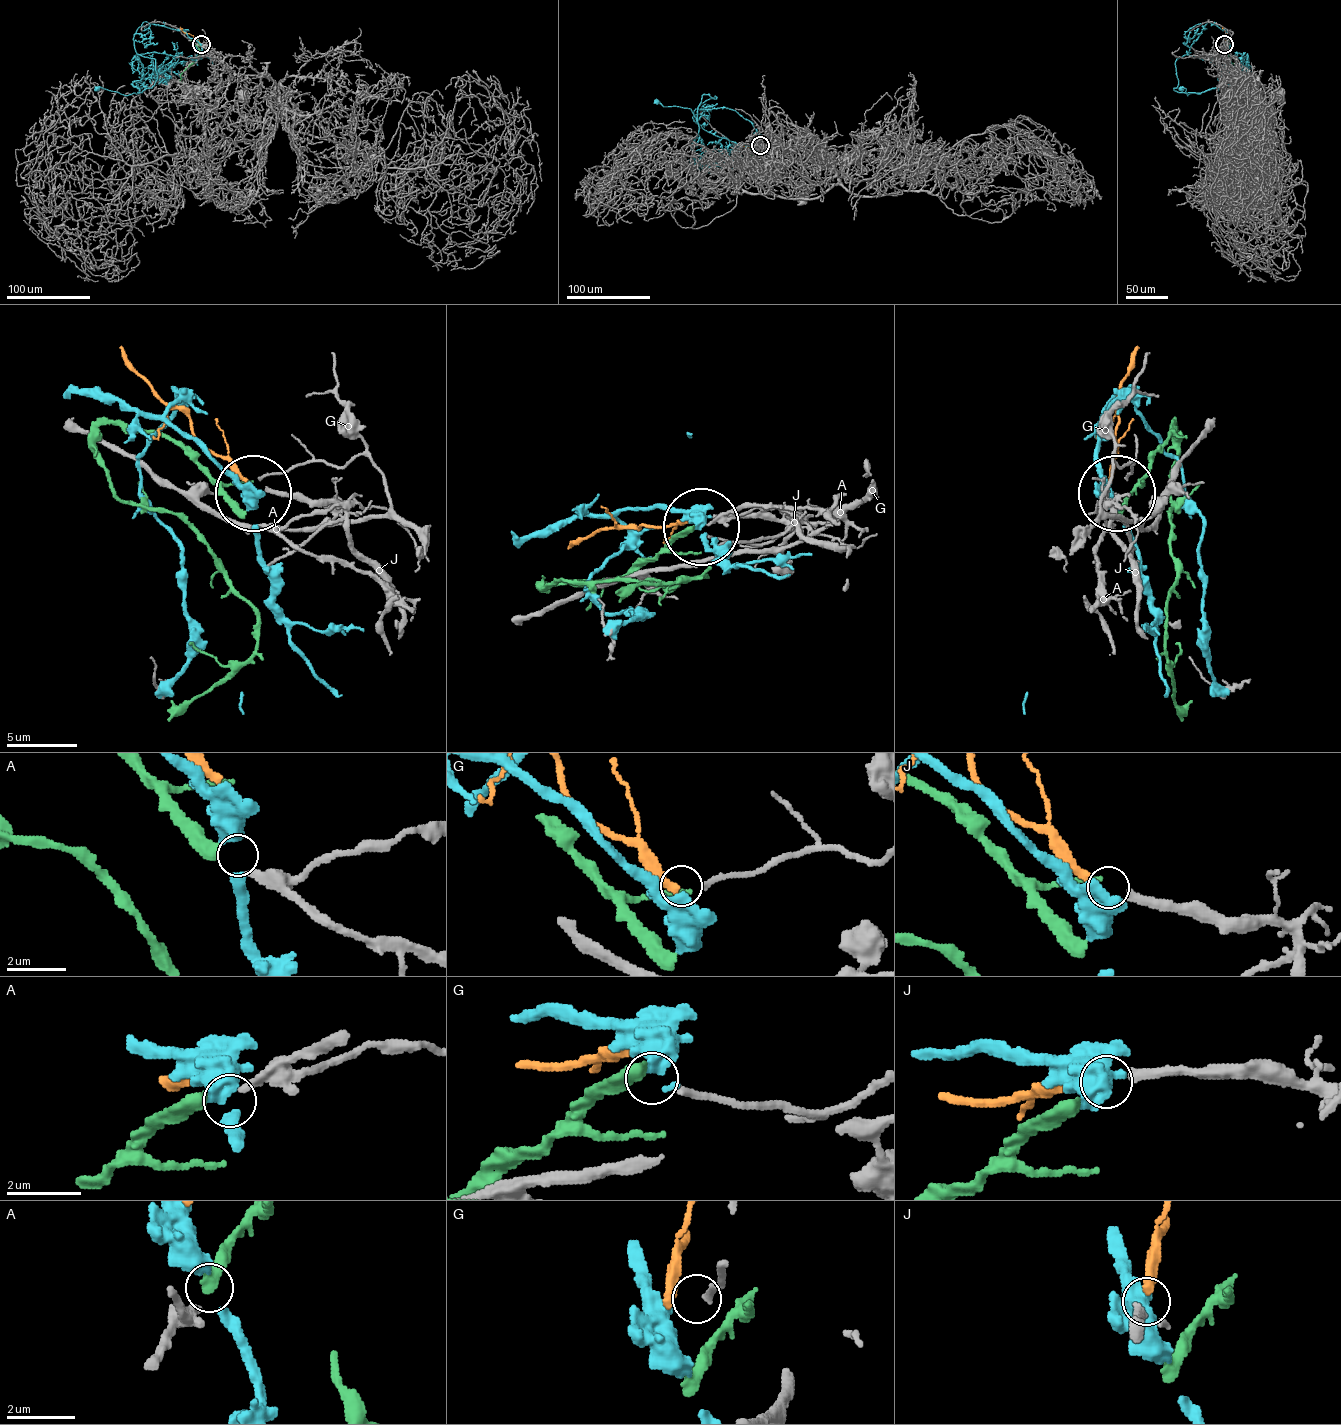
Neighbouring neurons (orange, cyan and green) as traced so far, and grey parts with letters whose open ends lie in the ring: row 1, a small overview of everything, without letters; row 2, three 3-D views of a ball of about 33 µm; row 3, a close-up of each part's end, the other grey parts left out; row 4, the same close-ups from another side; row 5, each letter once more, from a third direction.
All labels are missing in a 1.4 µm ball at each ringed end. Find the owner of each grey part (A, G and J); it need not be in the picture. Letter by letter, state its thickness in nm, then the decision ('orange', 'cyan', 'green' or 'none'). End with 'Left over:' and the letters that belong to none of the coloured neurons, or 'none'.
A: 240 nm thick; green
G: 180 nm thick; none
J: 200 nm thick; orange
Left over: G

